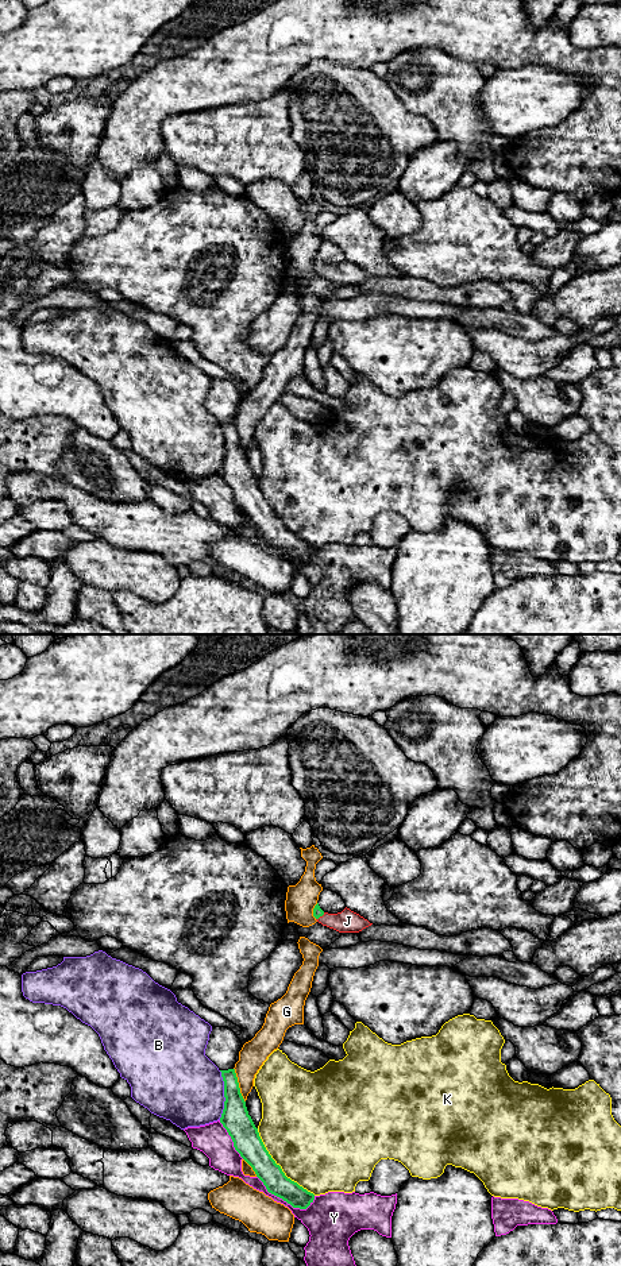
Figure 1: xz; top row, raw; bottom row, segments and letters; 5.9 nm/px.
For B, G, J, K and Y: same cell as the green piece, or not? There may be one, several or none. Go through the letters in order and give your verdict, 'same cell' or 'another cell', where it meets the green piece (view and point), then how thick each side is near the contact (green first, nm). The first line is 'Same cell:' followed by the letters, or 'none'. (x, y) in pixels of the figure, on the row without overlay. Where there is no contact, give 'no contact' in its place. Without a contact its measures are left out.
Same cell: J
B: another cell | xz (224, 447) | 170/440 nm
G: another cell | xz (238, 437) | 170/160 nm
J: same cell | xz (320, 267) | 60/140 nm
K: another cell | xz (280, 518) | 160/500 nm
Y: another cell | xz (284, 552) | 140/220 nm

